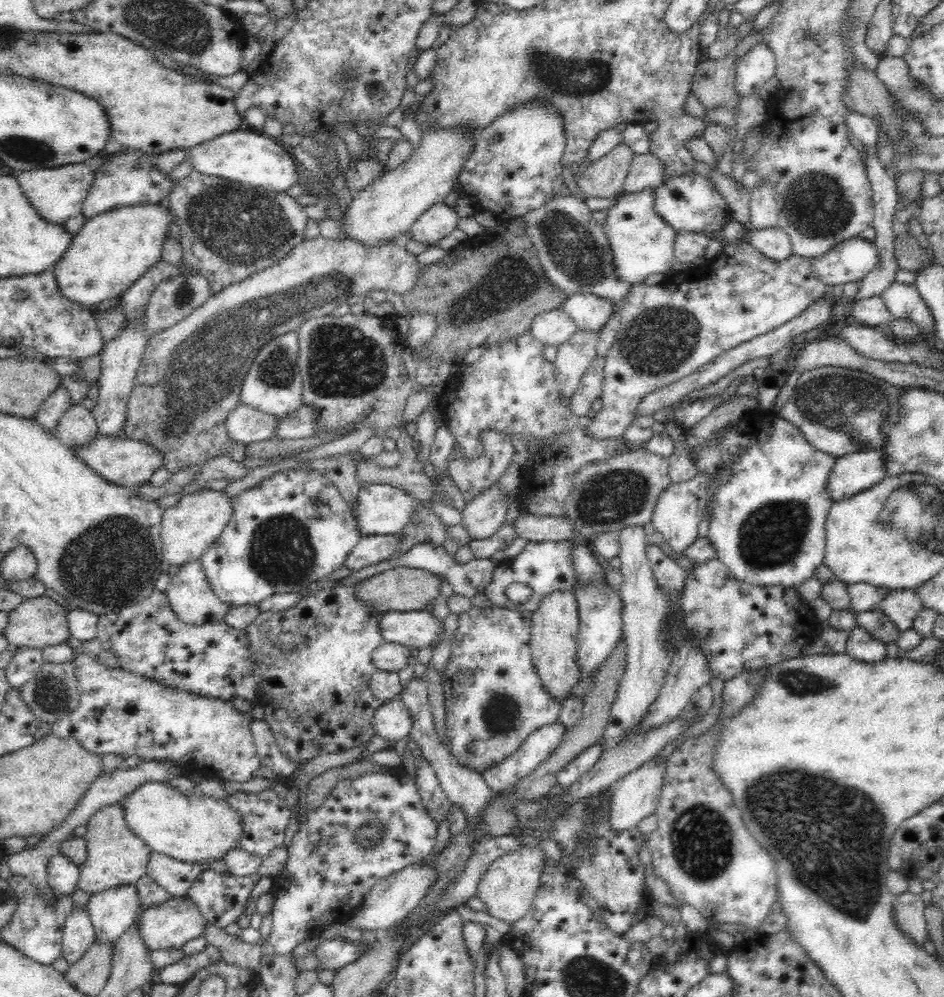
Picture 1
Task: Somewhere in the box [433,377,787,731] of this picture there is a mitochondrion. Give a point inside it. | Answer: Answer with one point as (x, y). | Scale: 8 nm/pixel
(611, 496)

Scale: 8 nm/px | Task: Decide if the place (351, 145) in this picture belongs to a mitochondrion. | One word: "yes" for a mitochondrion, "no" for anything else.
no

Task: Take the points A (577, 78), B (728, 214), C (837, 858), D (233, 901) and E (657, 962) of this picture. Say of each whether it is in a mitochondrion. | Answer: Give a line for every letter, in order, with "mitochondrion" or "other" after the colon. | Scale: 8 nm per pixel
A: mitochondrion
B: other
C: mitochondrion
D: other
E: other

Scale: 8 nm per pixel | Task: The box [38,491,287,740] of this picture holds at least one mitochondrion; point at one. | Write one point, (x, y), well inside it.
(105, 563)

